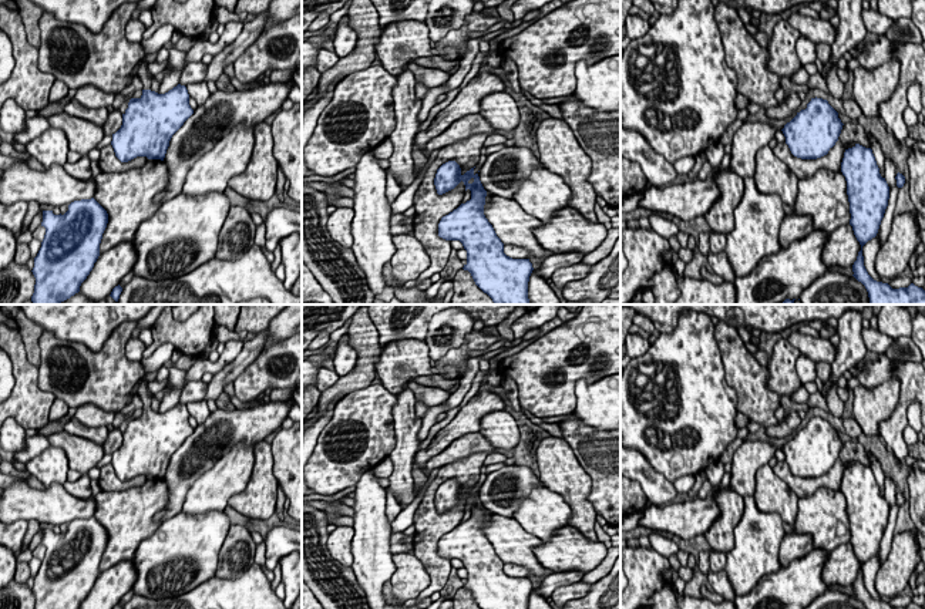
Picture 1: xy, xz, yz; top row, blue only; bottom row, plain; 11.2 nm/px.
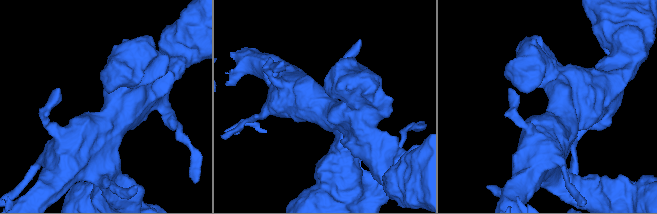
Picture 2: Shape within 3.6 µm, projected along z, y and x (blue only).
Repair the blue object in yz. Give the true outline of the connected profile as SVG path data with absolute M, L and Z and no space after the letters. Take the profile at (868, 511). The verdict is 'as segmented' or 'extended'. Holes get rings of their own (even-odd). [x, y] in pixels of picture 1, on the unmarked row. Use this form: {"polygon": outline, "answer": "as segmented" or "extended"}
{"polygon": "M860 462L845 468L841 491L847 499L850 544L861 563L852 583L852 595L867 609L924 609L914 602L908 606L892 608L888 602L874 599L864 585L862 565L877 555L889 518L889 505L879 492L872 468Z", "answer": "as segmented"}

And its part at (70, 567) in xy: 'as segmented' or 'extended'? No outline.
as segmented

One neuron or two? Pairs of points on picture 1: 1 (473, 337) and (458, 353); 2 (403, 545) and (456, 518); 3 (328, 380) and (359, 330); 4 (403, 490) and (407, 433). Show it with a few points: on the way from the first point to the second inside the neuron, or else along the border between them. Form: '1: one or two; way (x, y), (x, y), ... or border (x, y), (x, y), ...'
1: one; way (471, 342), (463, 350)
2: two; border (414, 535), (411, 547)
3: two; border (340, 377), (322, 393)
4: one; way (403, 475), (406, 447)

